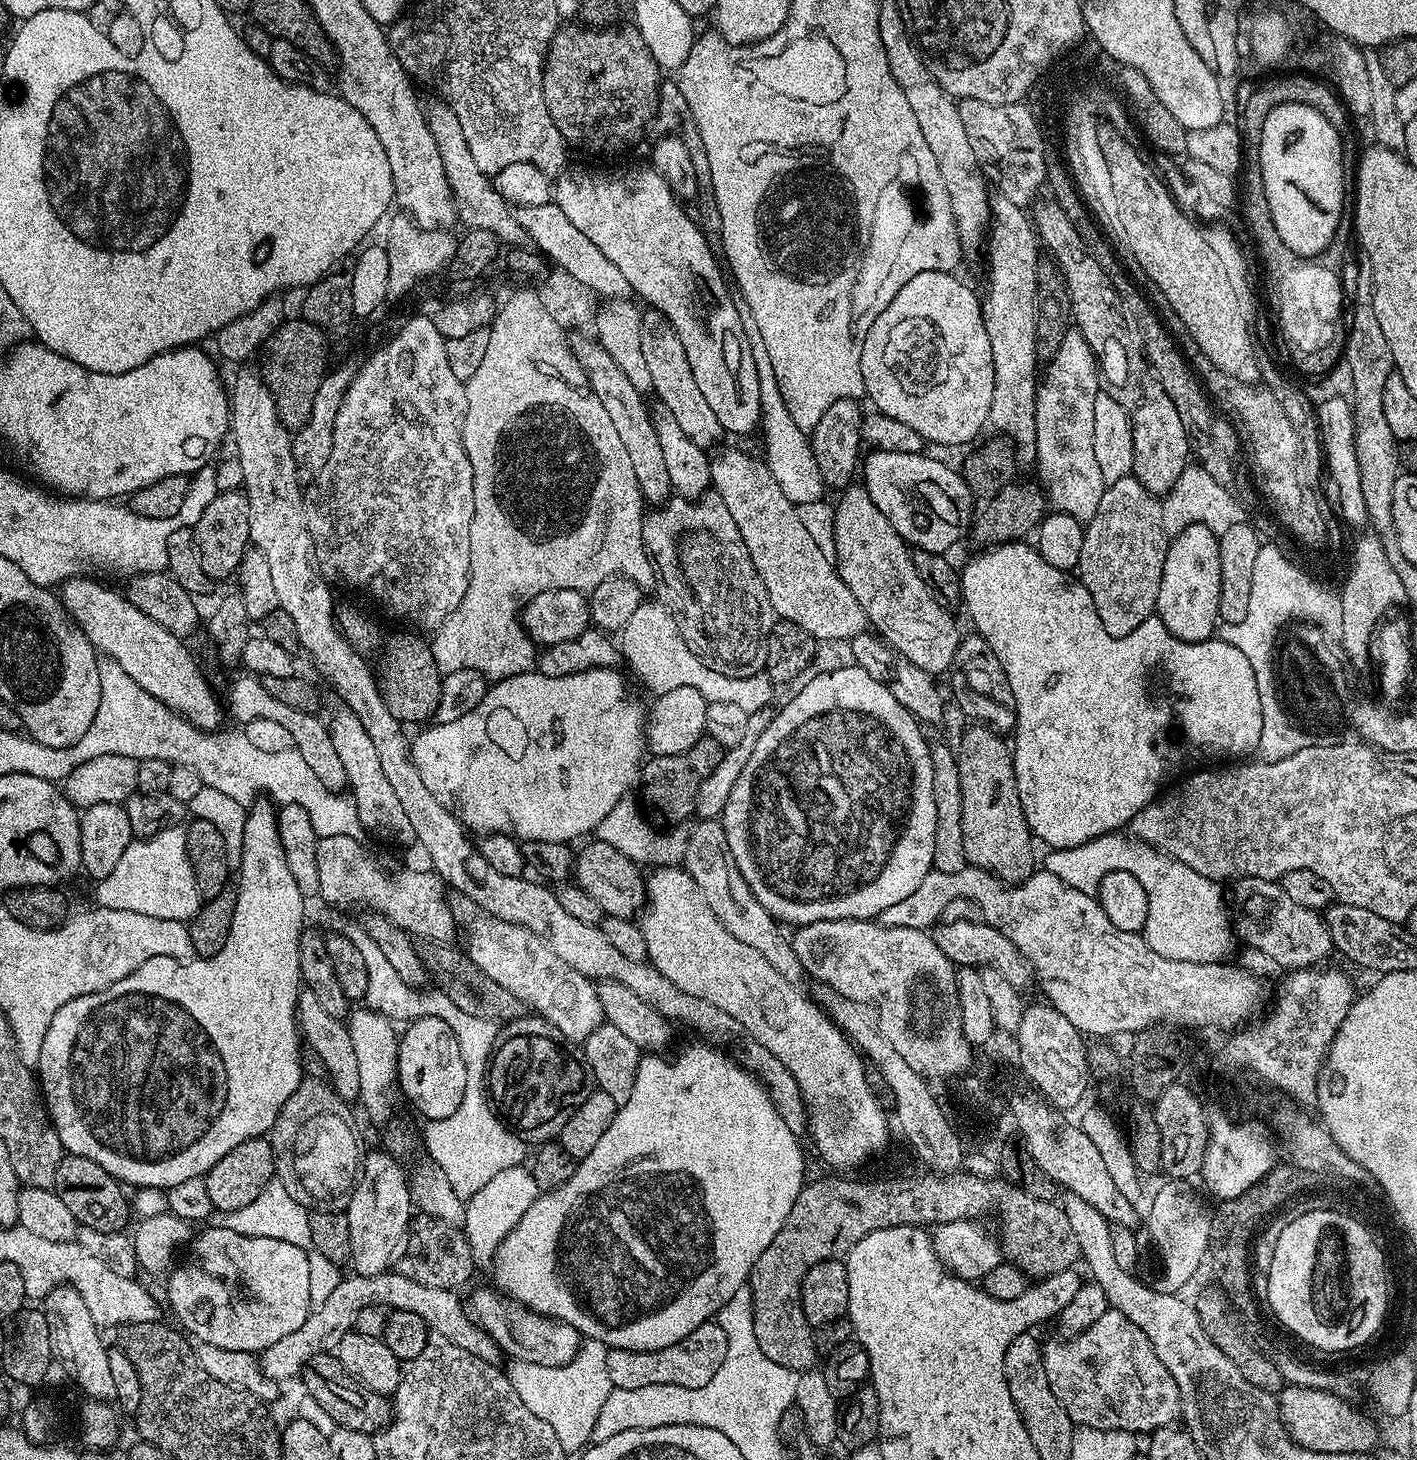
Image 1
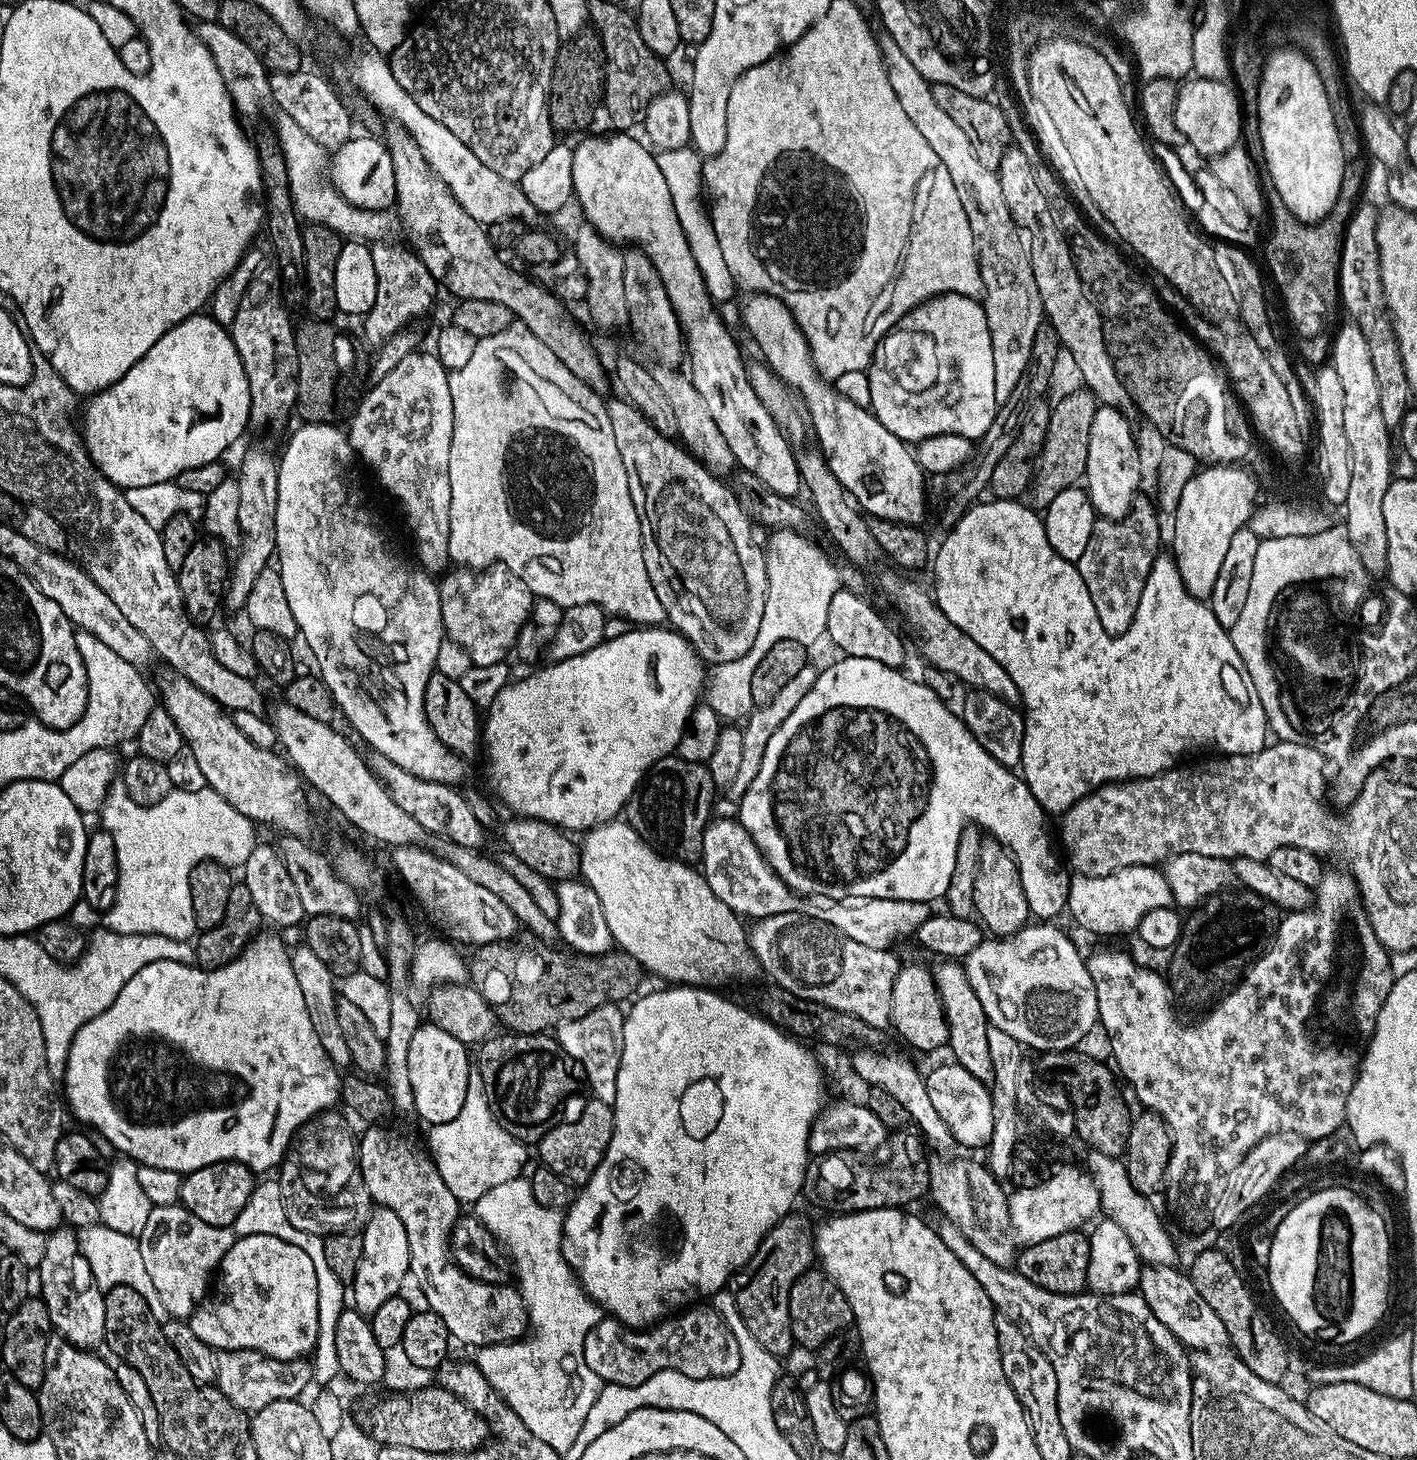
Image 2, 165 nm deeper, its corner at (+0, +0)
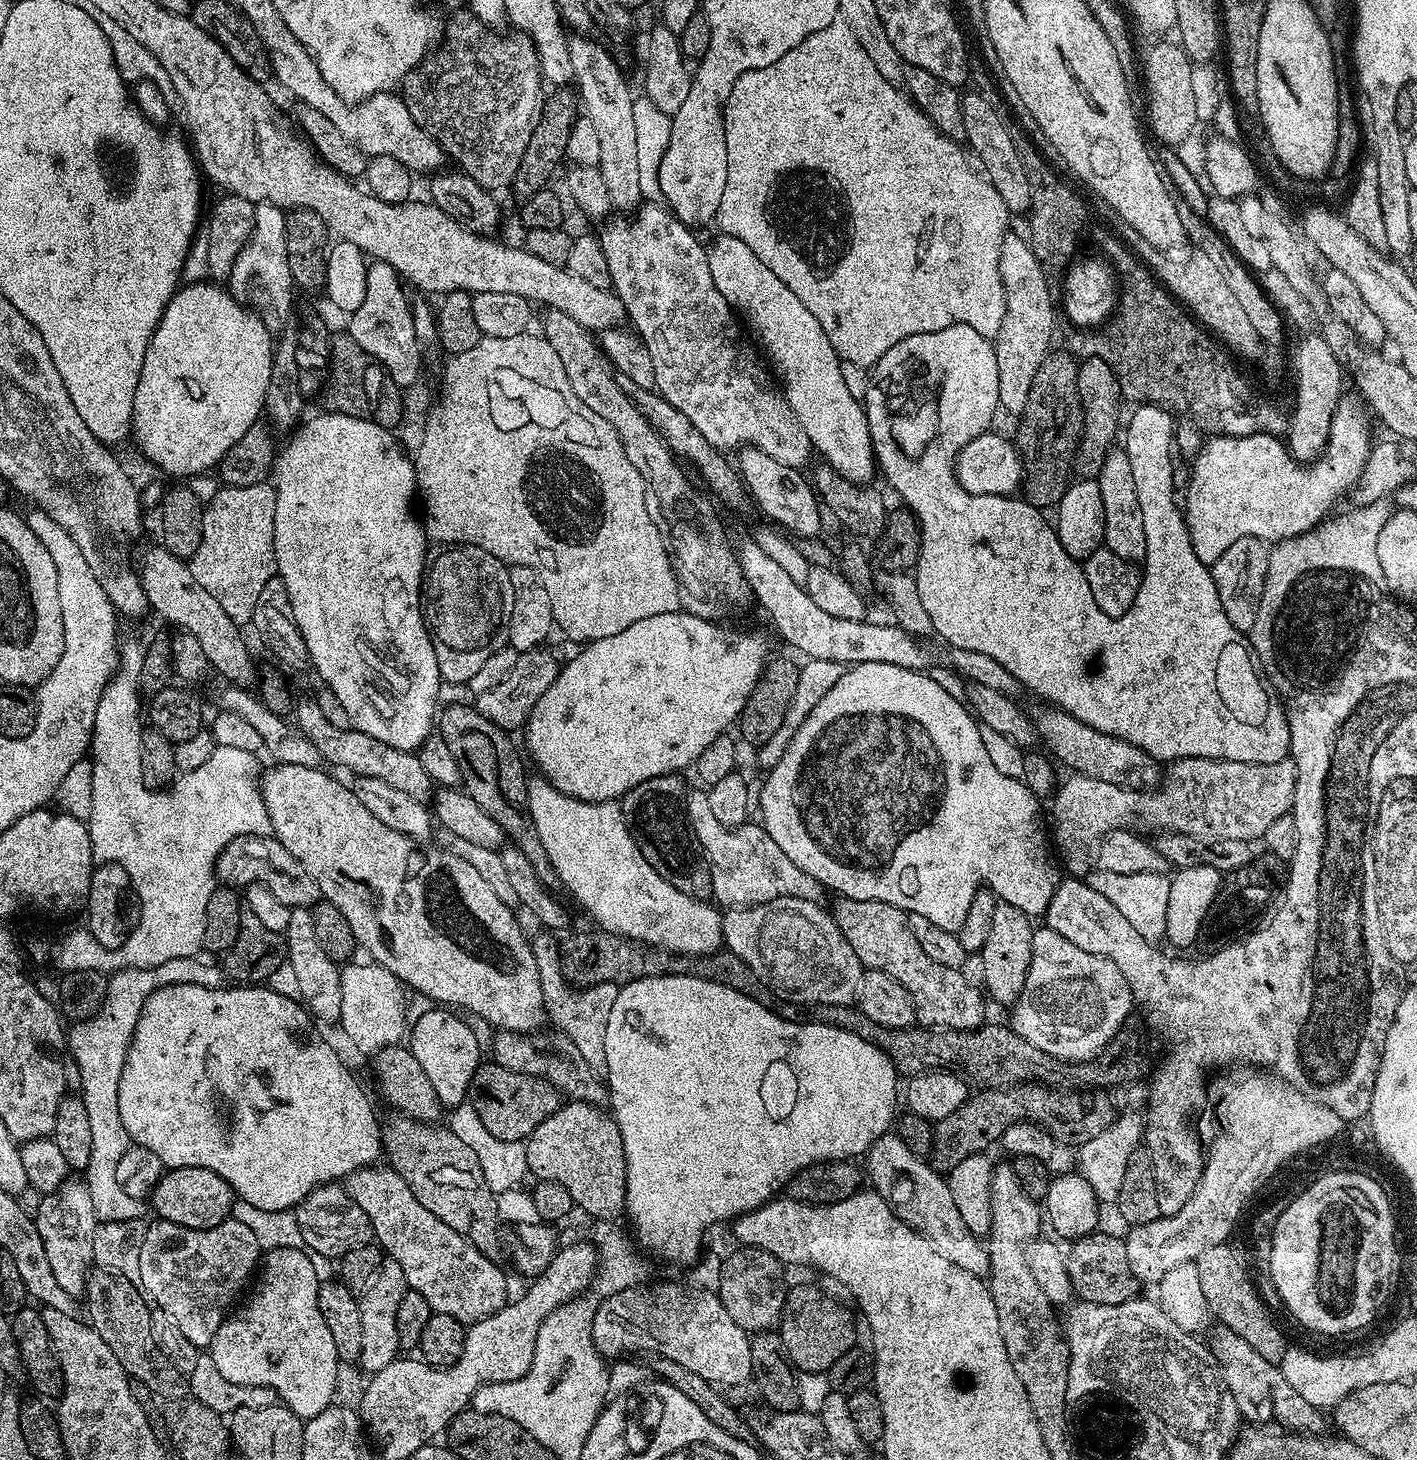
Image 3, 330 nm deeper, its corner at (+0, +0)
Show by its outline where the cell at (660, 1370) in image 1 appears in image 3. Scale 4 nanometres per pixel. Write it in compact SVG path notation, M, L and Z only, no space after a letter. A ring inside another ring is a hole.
M664 1280L661 1284L648 1283L641 1282L633 1288L618 1290L618 1294L610 1294L601 1299L592 1323L592 1341L601 1356L620 1358L625 1354L634 1354L630 1352L648 1352L652 1356L670 1358L670 1362L678 1362L678 1366L694 1370L694 1374L699 1374L717 1386L748 1384L753 1379L749 1333L738 1326L734 1318L730 1318L730 1310L722 1306L715 1291L707 1292L704 1288L675 1284L672 1280Z

